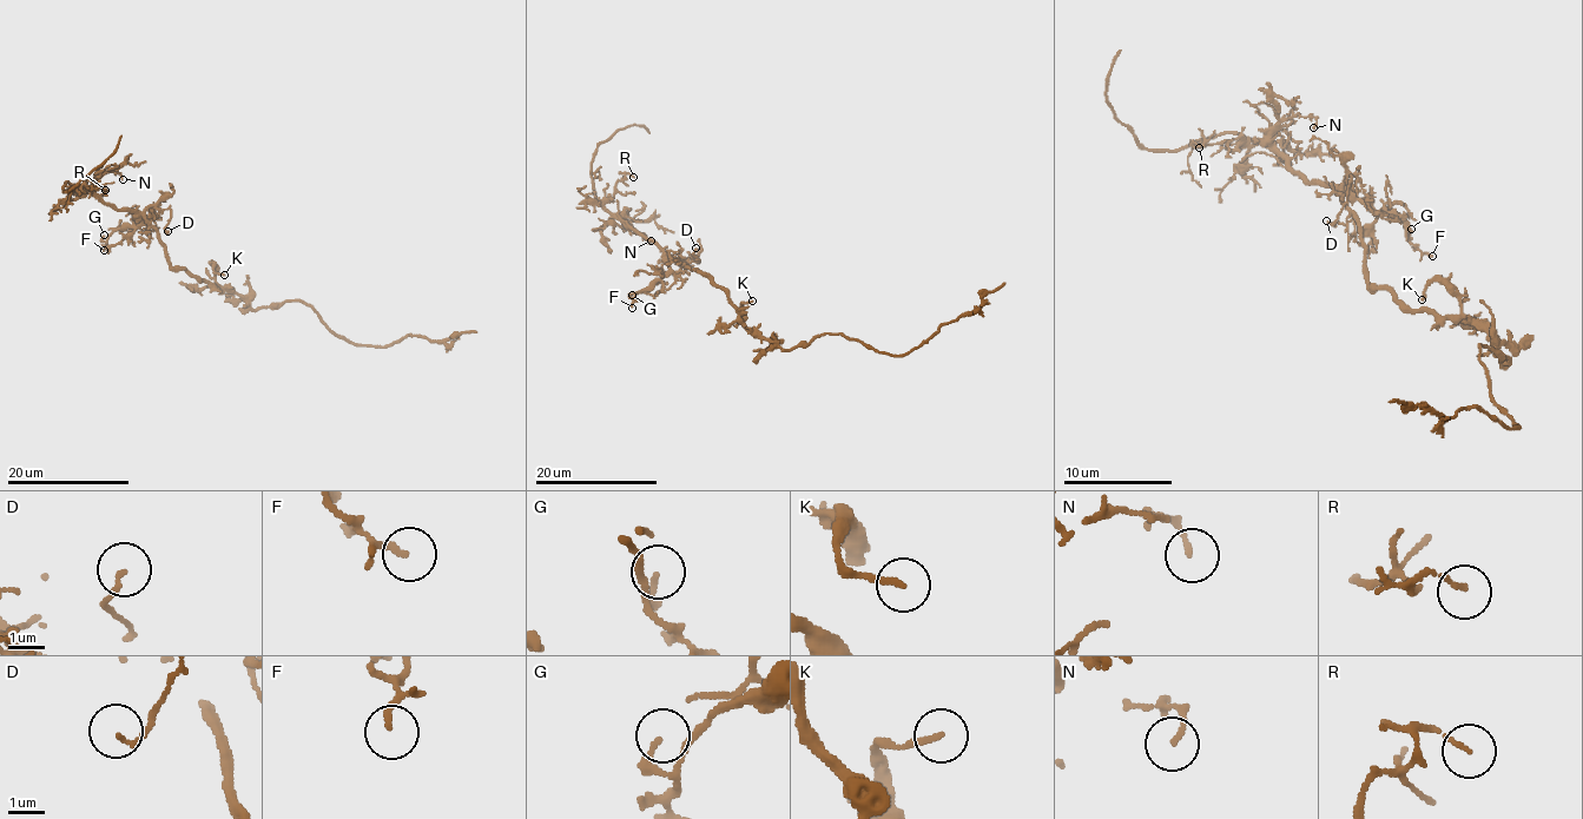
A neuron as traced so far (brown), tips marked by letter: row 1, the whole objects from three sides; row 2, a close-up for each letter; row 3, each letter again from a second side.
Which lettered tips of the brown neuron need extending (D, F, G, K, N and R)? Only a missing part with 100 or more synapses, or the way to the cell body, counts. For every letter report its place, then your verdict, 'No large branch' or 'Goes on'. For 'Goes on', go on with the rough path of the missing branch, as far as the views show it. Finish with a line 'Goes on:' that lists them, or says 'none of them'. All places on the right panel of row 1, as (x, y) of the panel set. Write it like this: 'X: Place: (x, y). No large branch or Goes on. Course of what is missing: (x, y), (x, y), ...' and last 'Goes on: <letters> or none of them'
D: Place: (1326, 220). No large branch
F: Place: (1432, 256). No large branch
G: Place: (1411, 229). No large branch
K: Place: (1422, 299). No large branch
N: Place: (1313, 127). No large branch
R: Place: (1199, 147). No large branch
Goes on: none of them

